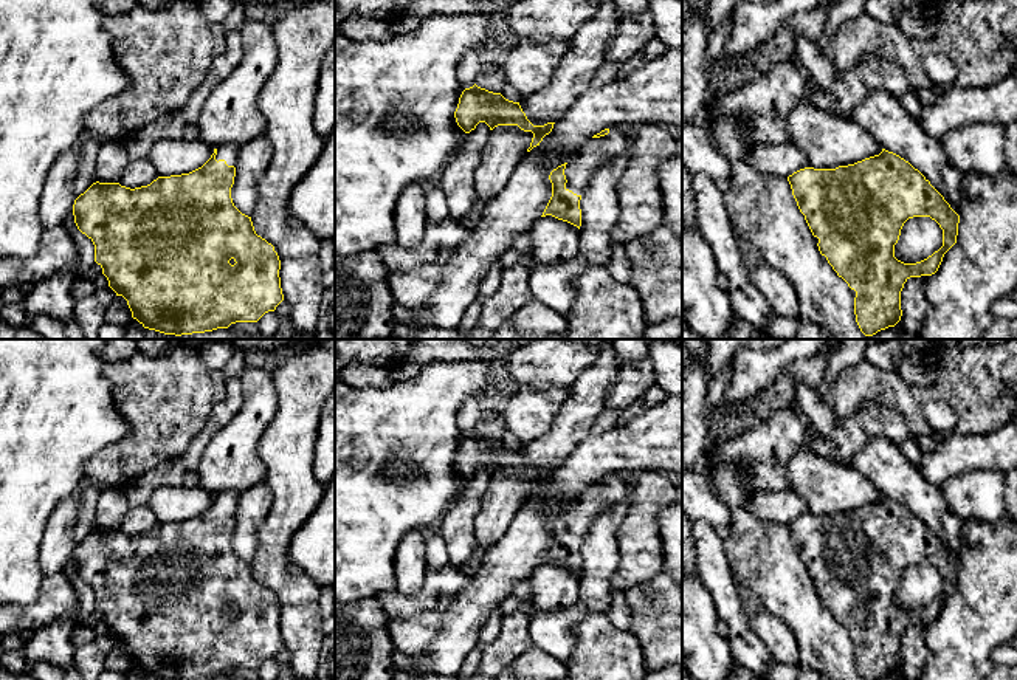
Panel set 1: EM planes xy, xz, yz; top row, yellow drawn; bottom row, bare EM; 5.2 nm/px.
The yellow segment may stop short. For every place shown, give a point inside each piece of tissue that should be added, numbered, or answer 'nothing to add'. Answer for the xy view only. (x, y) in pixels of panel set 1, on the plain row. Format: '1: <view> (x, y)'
1: xy (228, 499)

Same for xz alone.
1: xz (596, 499)

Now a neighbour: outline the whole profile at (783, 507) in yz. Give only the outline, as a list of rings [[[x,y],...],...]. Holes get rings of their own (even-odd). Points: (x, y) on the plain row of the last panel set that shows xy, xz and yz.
[[[791,488],[781,491],[758,491],[747,500],[752,514],[778,524],[789,524],[794,519],[808,514],[806,502]]]

